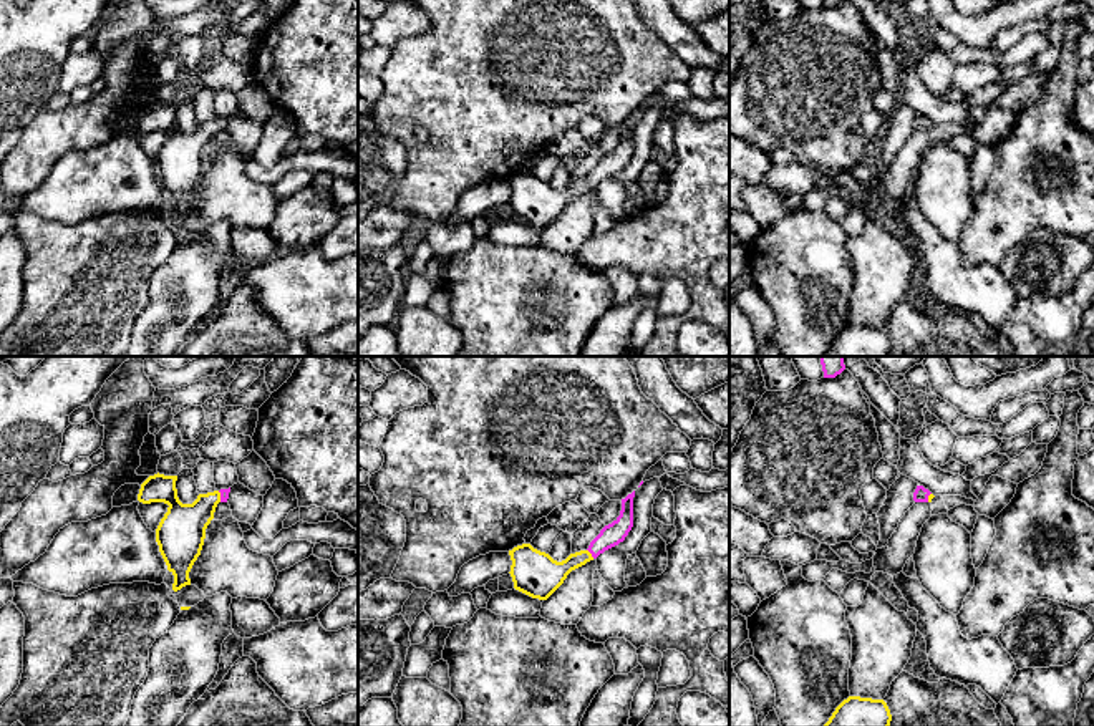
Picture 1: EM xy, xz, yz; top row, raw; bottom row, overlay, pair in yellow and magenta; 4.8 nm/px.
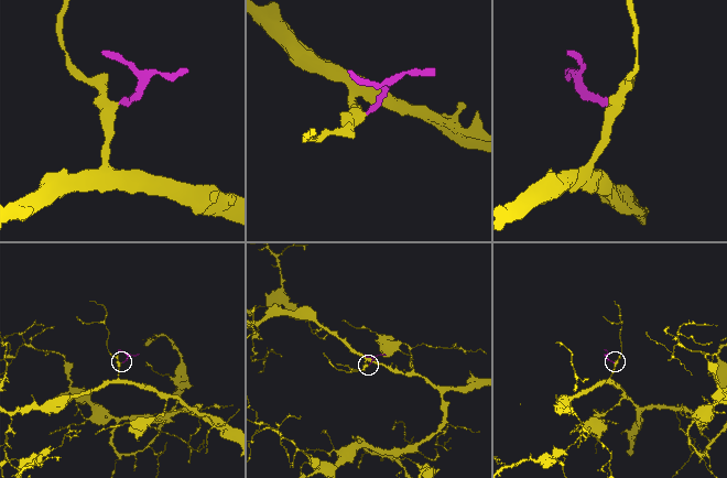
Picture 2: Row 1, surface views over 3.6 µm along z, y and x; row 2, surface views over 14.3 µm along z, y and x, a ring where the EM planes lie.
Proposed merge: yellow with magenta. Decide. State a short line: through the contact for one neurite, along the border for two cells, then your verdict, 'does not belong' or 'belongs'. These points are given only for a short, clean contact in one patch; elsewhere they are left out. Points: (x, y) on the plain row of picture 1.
line xz (544, 204), (557, 201), (590, 183), (615, 161); belongs

